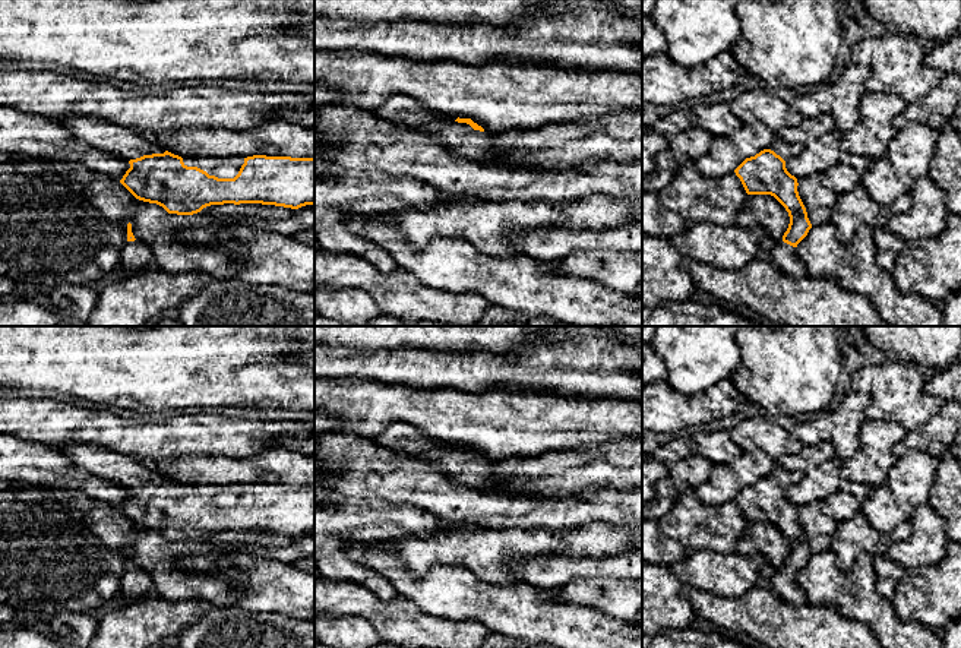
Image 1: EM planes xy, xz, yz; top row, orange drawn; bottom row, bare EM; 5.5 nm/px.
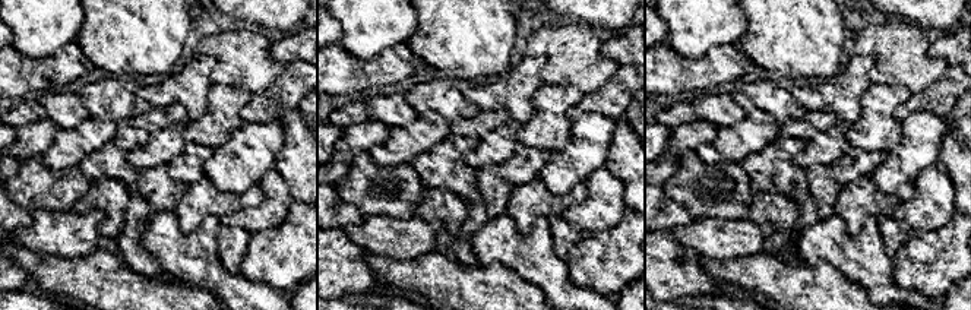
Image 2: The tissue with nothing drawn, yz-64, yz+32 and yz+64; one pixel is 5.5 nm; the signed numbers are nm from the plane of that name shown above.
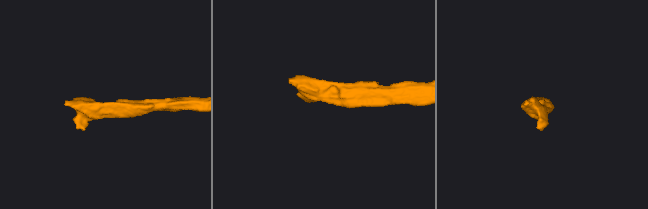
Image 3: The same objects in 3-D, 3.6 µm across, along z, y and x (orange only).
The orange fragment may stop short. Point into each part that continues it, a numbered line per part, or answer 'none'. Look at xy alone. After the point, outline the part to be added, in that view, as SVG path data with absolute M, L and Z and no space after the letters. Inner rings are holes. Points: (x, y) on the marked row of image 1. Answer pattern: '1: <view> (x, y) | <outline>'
1: xy (127, 144) | M67 116L56 120L60 120L78 140L127 161L165 152L149 143L139 132L92 116Z
2: xy (223, 167) | M181 157L184 165L197 167L218 178L234 178L247 157Z

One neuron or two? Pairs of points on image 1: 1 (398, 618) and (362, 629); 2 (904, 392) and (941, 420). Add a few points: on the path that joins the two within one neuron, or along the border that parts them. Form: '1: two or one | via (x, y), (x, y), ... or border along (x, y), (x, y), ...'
1: two | border along (338, 618), (362, 616), (378, 632)
2: two | border along (944, 401), (928, 420), (907, 432)

